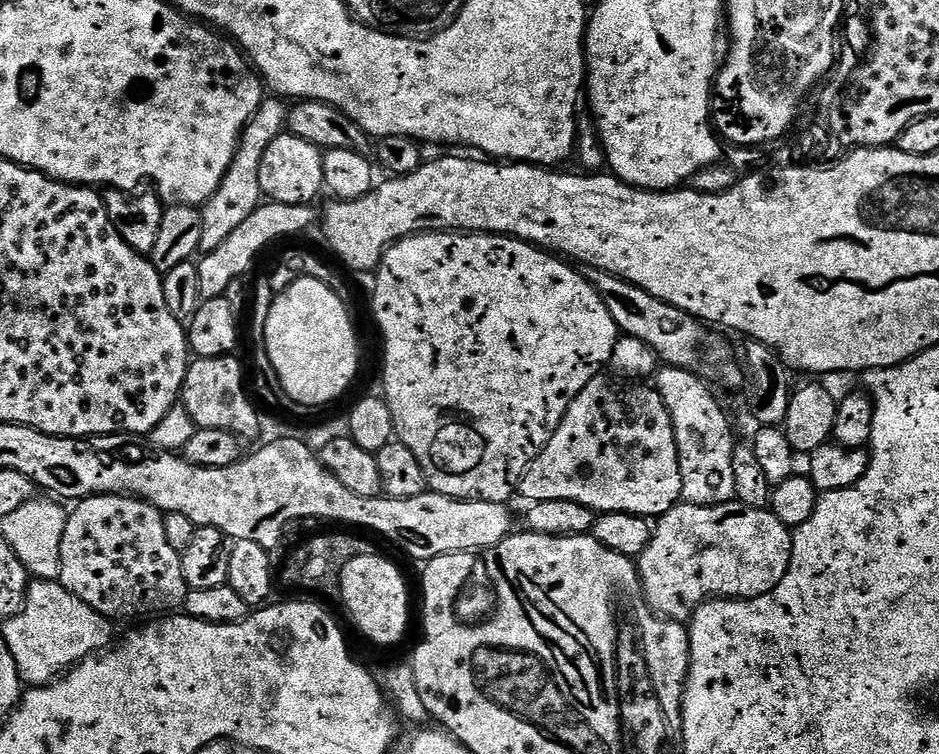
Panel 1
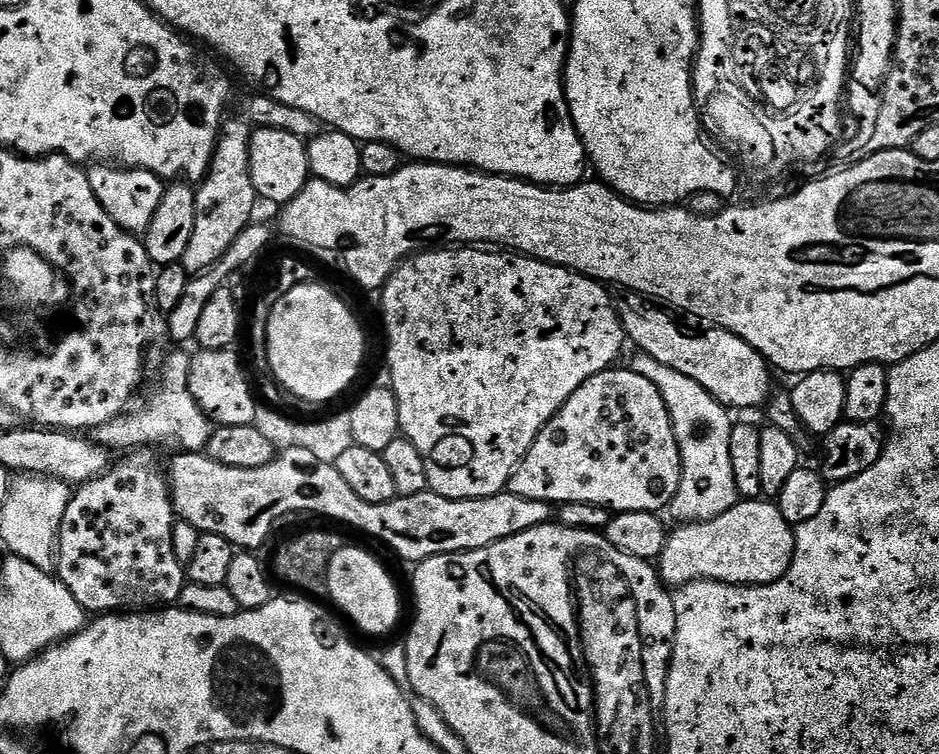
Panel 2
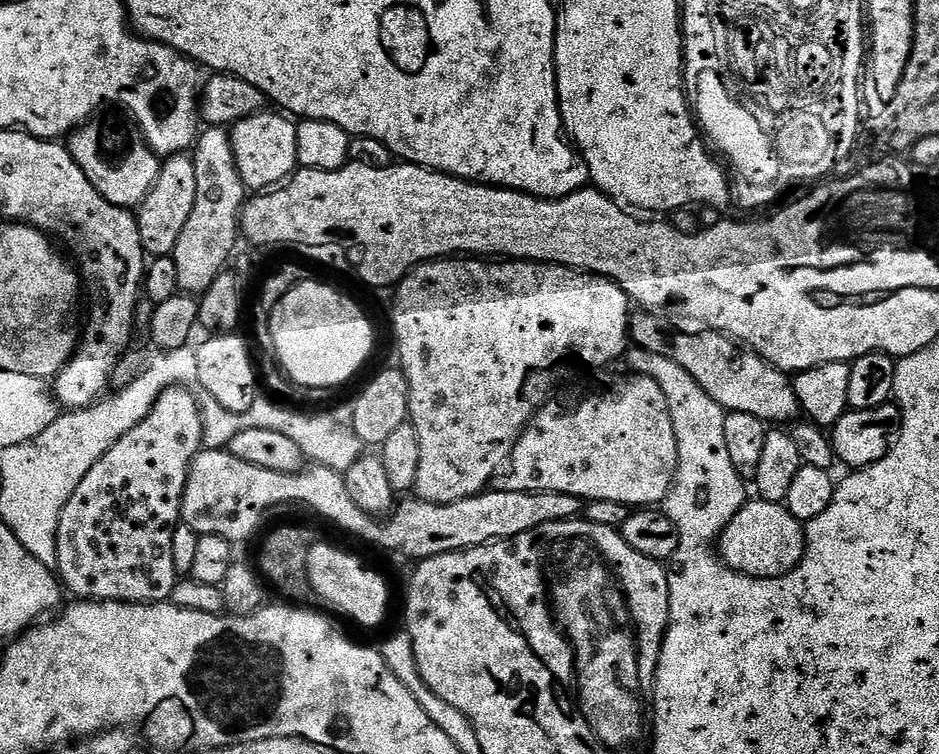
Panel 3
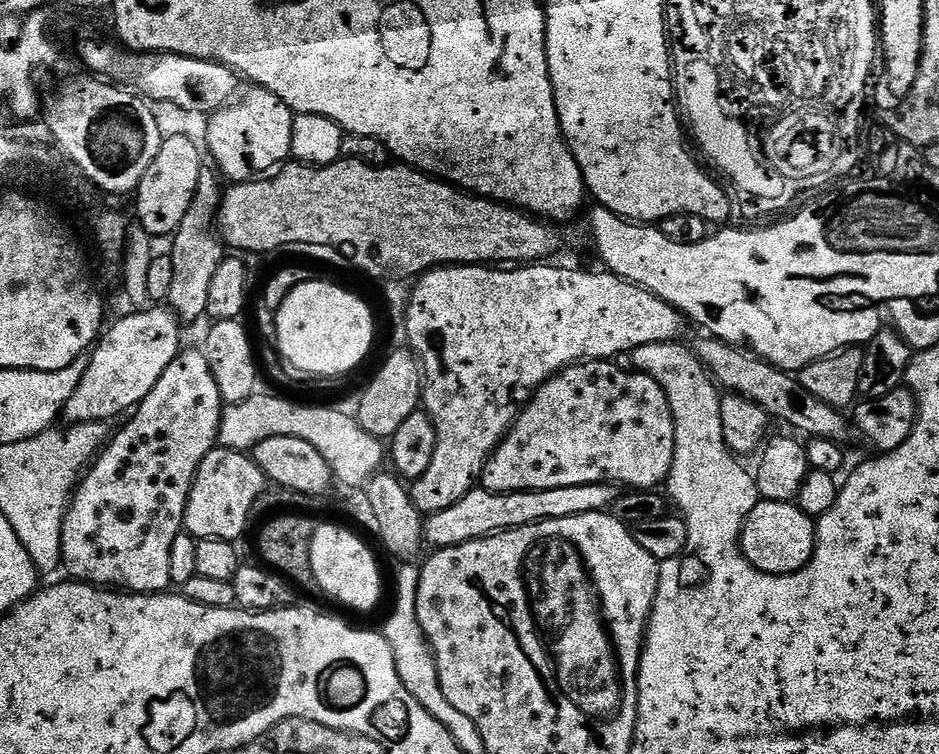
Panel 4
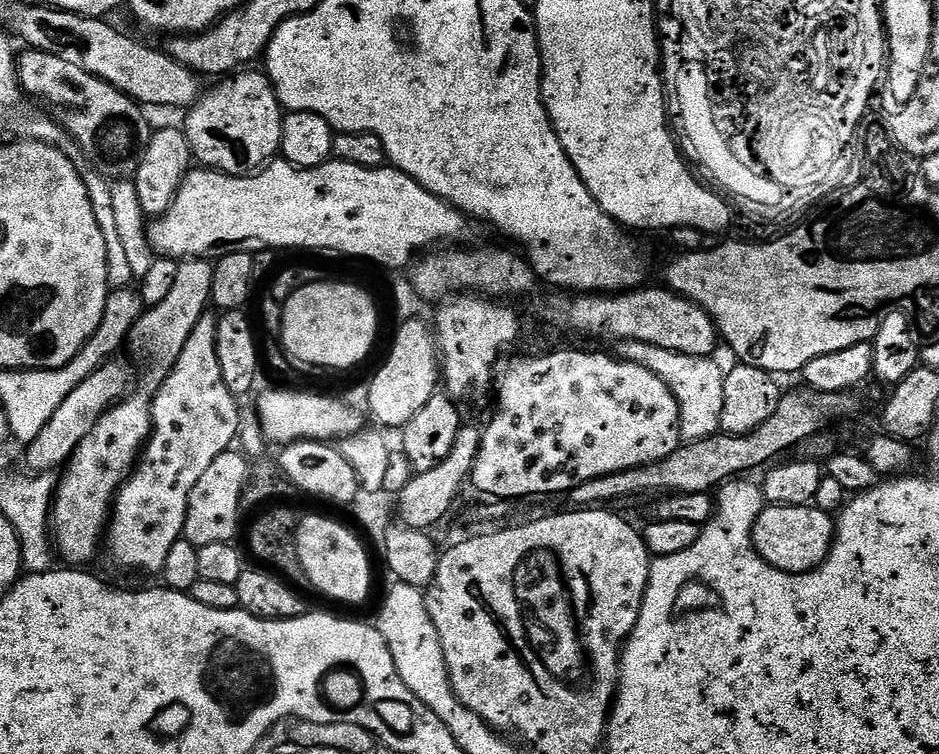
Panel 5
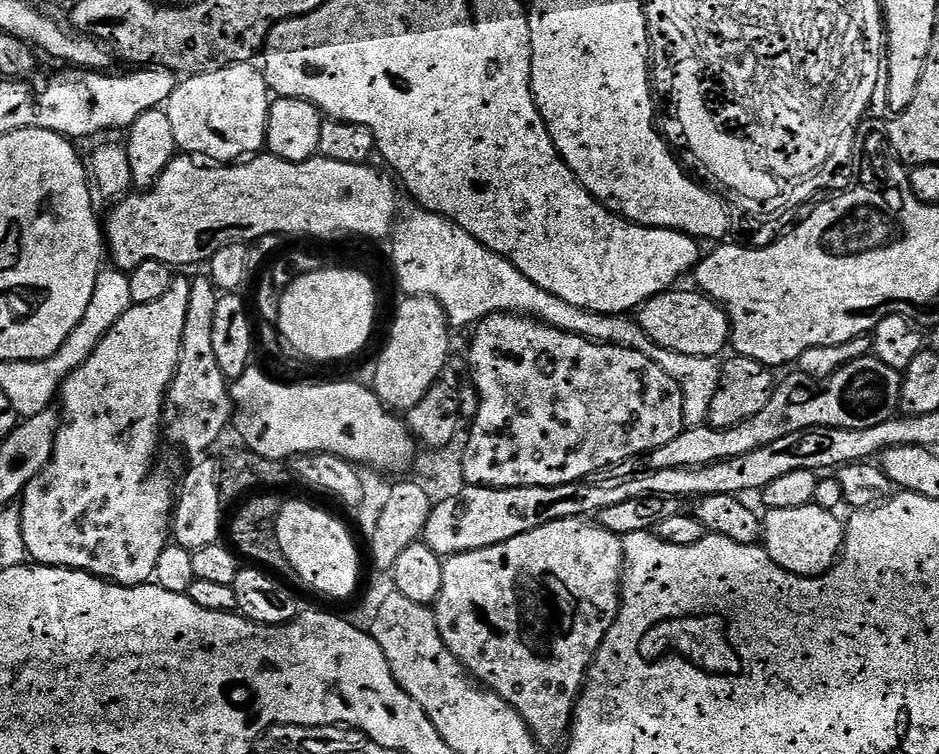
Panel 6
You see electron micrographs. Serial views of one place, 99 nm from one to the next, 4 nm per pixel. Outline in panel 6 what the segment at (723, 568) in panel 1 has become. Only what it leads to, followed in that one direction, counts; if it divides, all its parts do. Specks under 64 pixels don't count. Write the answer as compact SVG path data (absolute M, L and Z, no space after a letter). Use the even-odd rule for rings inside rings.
M815 502L806 506L798 506L794 510L767 509L763 513L764 538L762 547L768 557L778 566L782 566L790 576L821 576L823 572L831 572L832 565L840 559L840 553L844 550L844 535L846 524L843 519L836 517L835 511L820 508Z

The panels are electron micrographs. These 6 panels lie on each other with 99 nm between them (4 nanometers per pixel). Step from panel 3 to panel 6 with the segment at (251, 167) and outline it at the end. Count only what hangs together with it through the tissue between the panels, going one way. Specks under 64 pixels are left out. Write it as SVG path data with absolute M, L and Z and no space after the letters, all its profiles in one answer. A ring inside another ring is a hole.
M249 62L181 79L170 94L166 111L181 153L208 162L240 162L265 151L269 103L264 73Z

